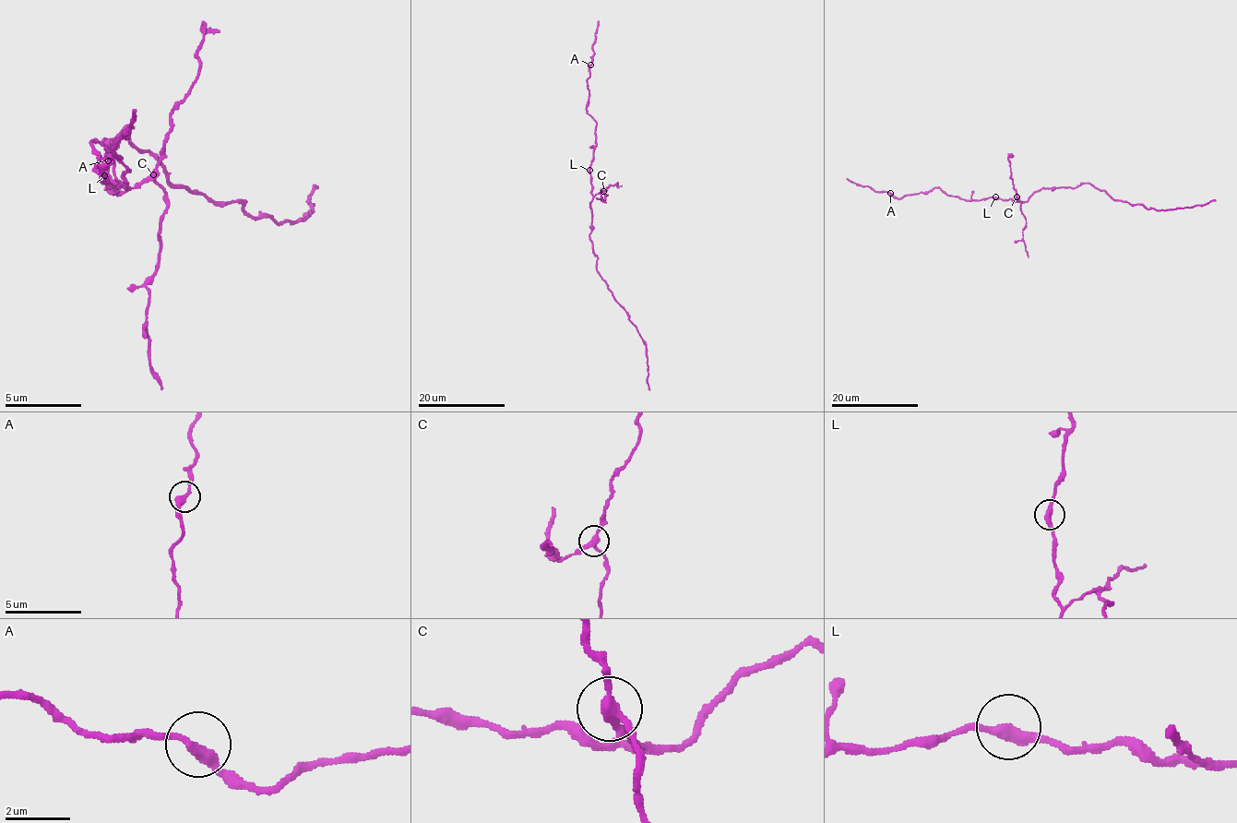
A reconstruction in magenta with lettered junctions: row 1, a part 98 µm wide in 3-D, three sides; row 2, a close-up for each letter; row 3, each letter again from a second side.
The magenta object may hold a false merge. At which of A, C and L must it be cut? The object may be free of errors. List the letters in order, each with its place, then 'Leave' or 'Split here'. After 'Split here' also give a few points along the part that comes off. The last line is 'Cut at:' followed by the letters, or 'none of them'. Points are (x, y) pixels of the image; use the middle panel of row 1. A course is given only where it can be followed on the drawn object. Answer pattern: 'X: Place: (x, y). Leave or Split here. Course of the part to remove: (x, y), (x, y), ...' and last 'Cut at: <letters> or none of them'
A: Place: (590, 65). Leave
C: Place: (603, 191). Split here. Course of the part to remove: (603, 191), (607, 195), (604, 200), (601, 196), (606, 202)
L: Place: (589, 170). Leave
Cut at: C

